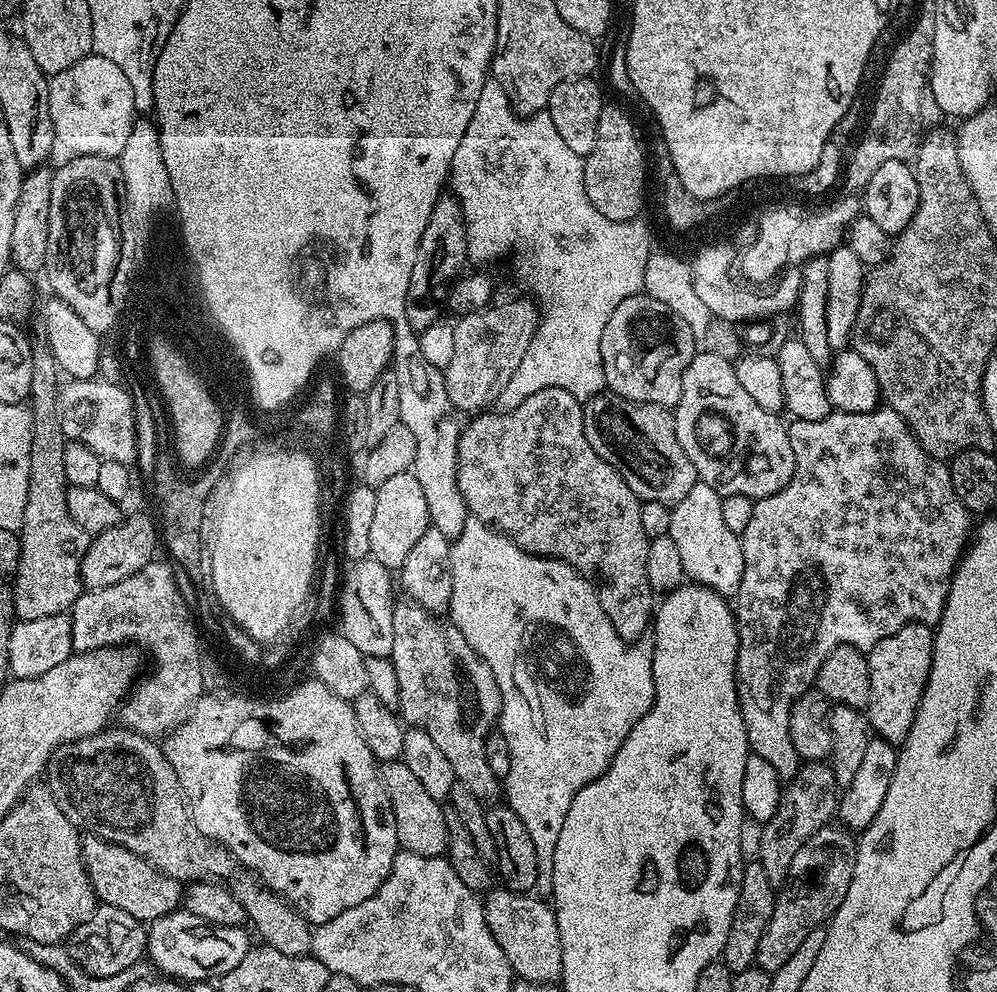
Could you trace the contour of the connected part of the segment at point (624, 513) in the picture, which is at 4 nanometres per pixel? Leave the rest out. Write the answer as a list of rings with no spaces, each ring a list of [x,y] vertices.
[[[547,388],[538,390],[538,394],[530,394],[518,406],[507,410],[483,411],[471,417],[472,425],[465,427],[460,434],[458,442],[458,454],[456,455],[456,485],[466,502],[469,513],[475,519],[480,520],[490,528],[495,528],[503,536],[508,536],[519,548],[526,550],[535,556],[550,556],[554,560],[563,560],[569,564],[575,572],[580,572],[587,580],[598,586],[600,605],[605,614],[610,618],[614,630],[626,642],[636,642],[641,639],[640,635],[647,633],[650,628],[650,617],[654,612],[654,593],[650,586],[650,578],[646,578],[646,550],[649,538],[646,530],[642,530],[642,521],[638,510],[642,503],[639,496],[626,486],[622,474],[610,466],[598,454],[594,454],[594,446],[586,442],[586,430],[584,429],[584,405],[581,397],[574,392],[567,392],[564,388]]]

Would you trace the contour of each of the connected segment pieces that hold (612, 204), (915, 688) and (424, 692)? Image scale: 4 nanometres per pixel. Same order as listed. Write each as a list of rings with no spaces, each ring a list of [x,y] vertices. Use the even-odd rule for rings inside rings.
[[[605,103],[598,115],[594,148],[584,157],[584,185],[586,198],[614,222],[637,219],[644,208],[644,148],[636,133],[636,124],[620,108]]]
[[[907,624],[898,630],[898,634],[882,638],[882,642],[875,644],[867,653],[870,698],[866,717],[871,731],[879,739],[899,746],[904,743],[906,734],[910,734],[910,726],[930,674],[933,635],[933,629],[927,624]]]
[[[411,602],[403,603],[392,609],[394,646],[390,657],[394,674],[398,674],[399,715],[405,725],[421,728],[430,736],[453,766],[455,779],[477,801],[495,801],[502,784],[486,758],[488,737],[500,719],[500,691],[494,674],[447,619]]]

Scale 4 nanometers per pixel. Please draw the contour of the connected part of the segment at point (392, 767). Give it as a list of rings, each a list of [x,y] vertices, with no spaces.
[[[402,759],[386,760],[379,765],[380,780],[384,784],[384,789],[388,795],[388,801],[392,807],[394,814],[394,822],[396,823],[396,842],[403,851],[413,852],[414,854],[422,854],[423,856],[444,856],[448,851],[448,821],[446,812],[443,812],[441,801],[430,798],[426,792],[426,788],[422,783],[418,782],[413,771],[406,766]]]

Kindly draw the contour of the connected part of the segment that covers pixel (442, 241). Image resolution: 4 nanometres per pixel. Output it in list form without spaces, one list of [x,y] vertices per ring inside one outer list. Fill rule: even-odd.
[[[441,194],[434,202],[434,210],[430,214],[430,222],[426,222],[426,230],[422,230],[422,242],[418,242],[418,258],[414,258],[414,271],[410,273],[406,314],[410,326],[417,334],[424,334],[436,320],[436,300],[432,297],[432,288],[440,288],[444,283],[447,285],[453,279],[451,268],[455,266],[456,259],[459,256],[467,257],[467,254],[466,226],[460,204],[455,196]]]

